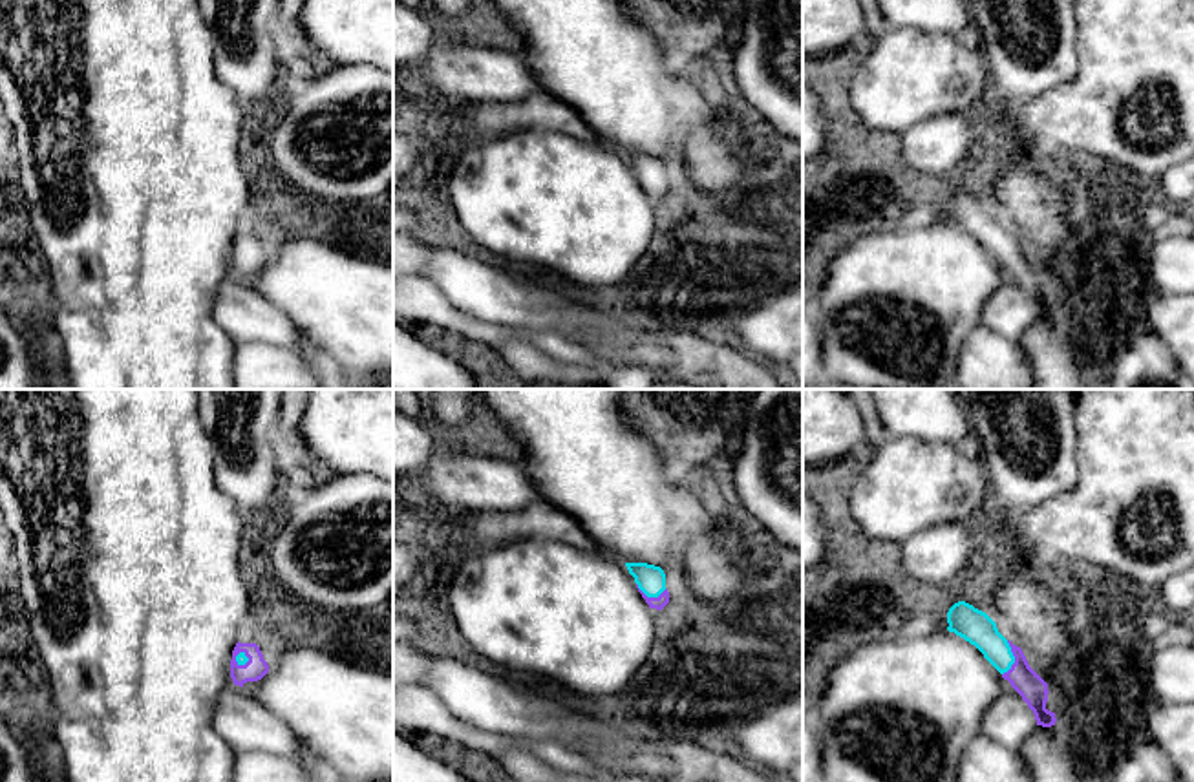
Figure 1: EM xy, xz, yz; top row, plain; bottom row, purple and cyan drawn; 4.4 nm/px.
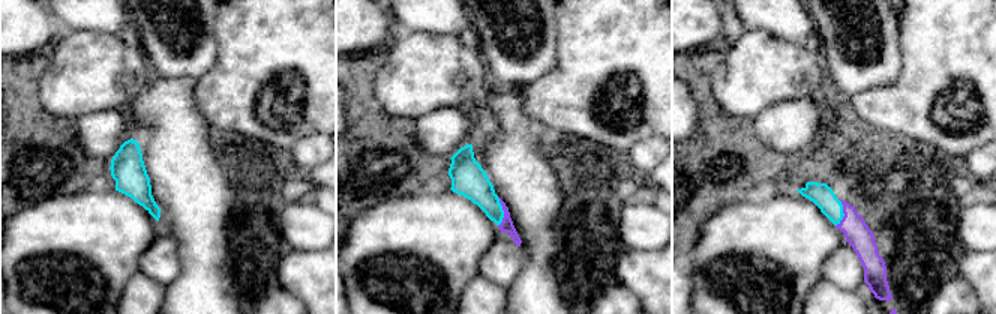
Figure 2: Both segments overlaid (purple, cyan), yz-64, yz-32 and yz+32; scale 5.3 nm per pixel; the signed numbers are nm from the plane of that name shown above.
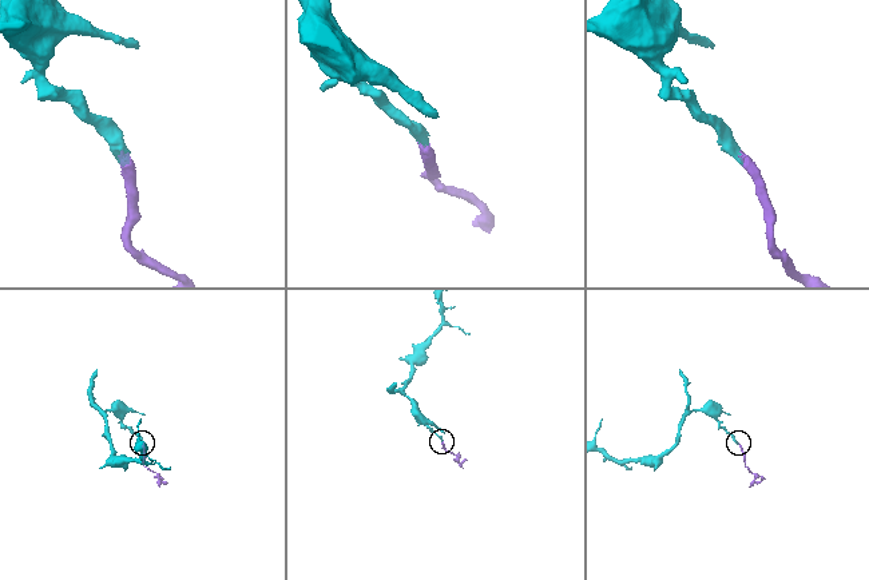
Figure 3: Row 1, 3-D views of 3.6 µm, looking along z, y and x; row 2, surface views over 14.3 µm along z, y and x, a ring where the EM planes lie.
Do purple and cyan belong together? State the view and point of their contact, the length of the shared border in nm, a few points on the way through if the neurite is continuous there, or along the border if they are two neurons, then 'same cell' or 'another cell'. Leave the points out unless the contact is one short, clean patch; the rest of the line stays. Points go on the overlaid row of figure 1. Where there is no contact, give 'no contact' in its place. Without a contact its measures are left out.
yz (1015, 658) | 160 nm | across yz (1024, 680), (1015, 669), (1015, 658), (1006, 658), (973, 625) | same cell

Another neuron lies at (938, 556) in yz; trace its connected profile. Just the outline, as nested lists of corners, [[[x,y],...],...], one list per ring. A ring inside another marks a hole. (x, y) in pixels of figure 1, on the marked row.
[[[978,519],[920,530],[901,543],[903,565],[922,585],[949,588],[987,555],[987,534]]]

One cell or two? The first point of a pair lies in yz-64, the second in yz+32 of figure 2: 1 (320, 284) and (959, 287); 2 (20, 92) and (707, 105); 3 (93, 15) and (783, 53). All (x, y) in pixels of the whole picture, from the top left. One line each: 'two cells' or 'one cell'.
1: two cells
2: one cell
3: two cells

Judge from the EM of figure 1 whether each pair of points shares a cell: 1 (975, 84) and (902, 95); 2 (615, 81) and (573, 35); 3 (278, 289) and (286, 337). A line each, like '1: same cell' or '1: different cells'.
1: same cell
2: same cell
3: different cells

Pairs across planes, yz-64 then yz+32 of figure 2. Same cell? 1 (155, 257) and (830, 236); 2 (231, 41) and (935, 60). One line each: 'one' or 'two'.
1: two
2: one

